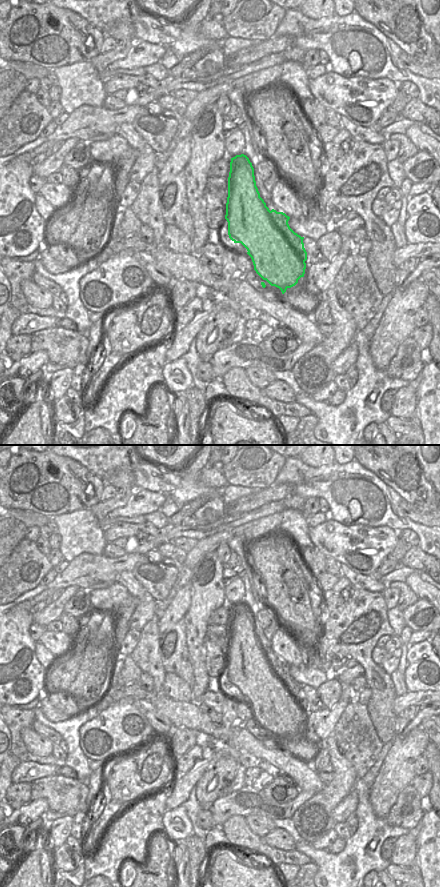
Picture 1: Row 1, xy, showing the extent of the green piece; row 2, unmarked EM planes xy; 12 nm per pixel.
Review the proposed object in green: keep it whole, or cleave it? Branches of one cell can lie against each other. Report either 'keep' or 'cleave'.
keep

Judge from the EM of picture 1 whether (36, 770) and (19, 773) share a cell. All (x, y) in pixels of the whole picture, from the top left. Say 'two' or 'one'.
one

